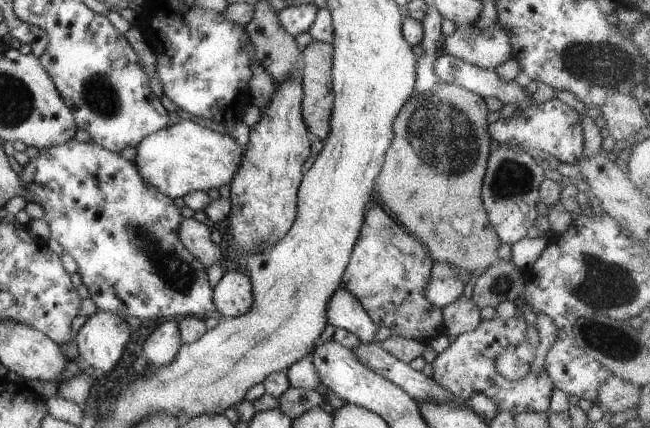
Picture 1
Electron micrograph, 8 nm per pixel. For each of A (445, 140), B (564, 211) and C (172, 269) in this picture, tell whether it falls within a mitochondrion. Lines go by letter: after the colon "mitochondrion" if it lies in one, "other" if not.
A: mitochondrion
B: other
C: mitochondrion

